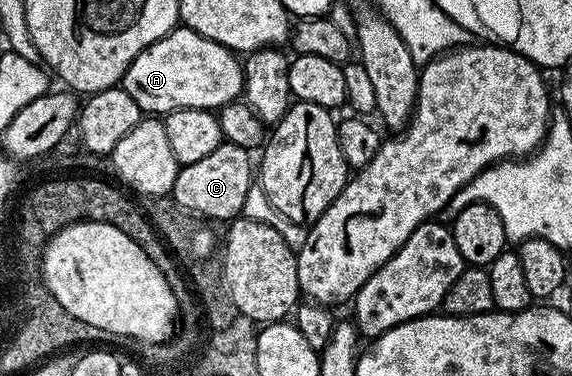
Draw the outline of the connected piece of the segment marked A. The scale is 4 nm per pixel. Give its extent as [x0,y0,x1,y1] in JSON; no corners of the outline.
[120,26,244,114]

